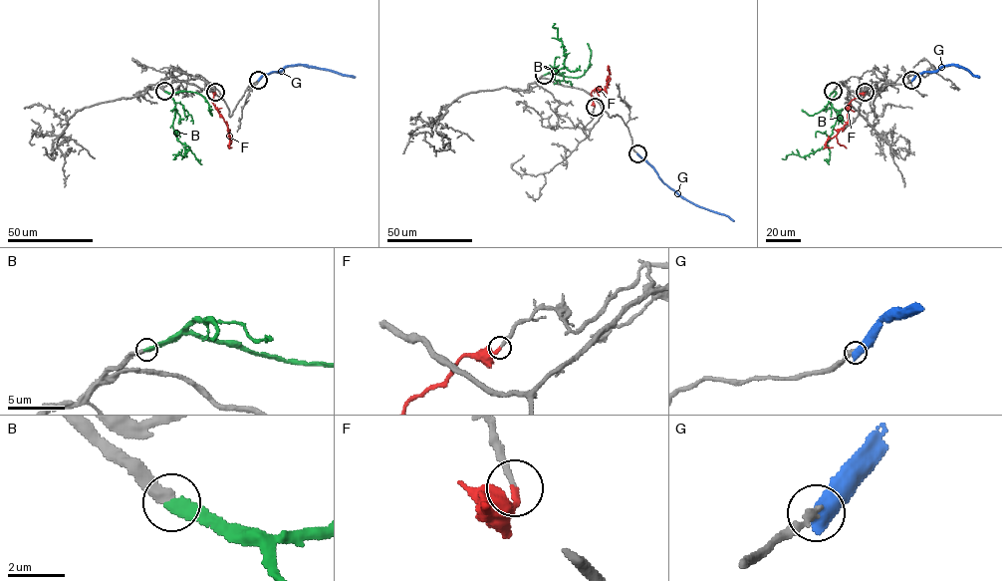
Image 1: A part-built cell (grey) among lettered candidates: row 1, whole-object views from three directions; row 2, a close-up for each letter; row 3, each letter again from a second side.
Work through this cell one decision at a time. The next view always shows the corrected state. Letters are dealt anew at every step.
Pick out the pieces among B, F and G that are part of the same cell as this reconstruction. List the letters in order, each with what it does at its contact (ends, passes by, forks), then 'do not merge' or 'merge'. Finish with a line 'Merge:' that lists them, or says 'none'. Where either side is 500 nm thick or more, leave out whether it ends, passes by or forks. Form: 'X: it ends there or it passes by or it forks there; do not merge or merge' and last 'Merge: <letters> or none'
B: it ends there; merge
F: it ends there; merge
G: do not merge
Merge: B, F

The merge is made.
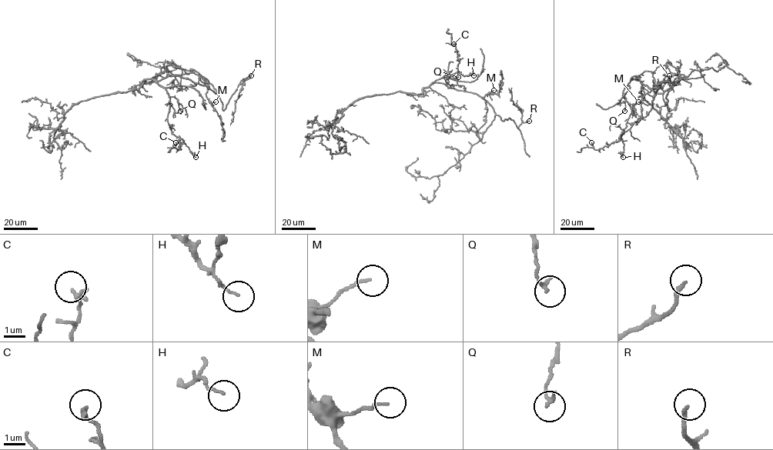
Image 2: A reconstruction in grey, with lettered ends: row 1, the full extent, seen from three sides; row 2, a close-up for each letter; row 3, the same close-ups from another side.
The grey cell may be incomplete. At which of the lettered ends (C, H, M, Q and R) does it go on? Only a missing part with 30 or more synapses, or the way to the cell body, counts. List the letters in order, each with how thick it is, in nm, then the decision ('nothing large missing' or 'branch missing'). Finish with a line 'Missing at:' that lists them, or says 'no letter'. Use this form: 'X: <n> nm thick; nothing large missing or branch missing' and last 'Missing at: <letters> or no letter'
C: 190 nm thick; nothing large missing
H: 90 nm thick; nothing large missing
M: 90 nm thick; nothing large missing
Q: 160 nm thick; nothing large missing
R: 190 nm thick; branch missing
Missing at: R

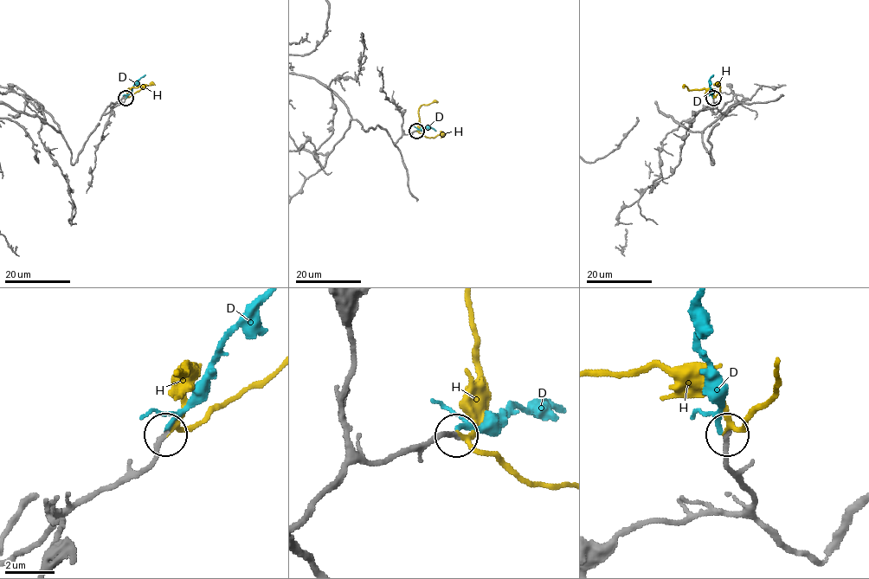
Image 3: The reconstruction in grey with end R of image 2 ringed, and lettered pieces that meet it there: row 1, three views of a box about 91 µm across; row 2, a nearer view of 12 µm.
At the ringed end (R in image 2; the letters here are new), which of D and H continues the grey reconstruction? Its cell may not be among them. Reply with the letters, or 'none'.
H

